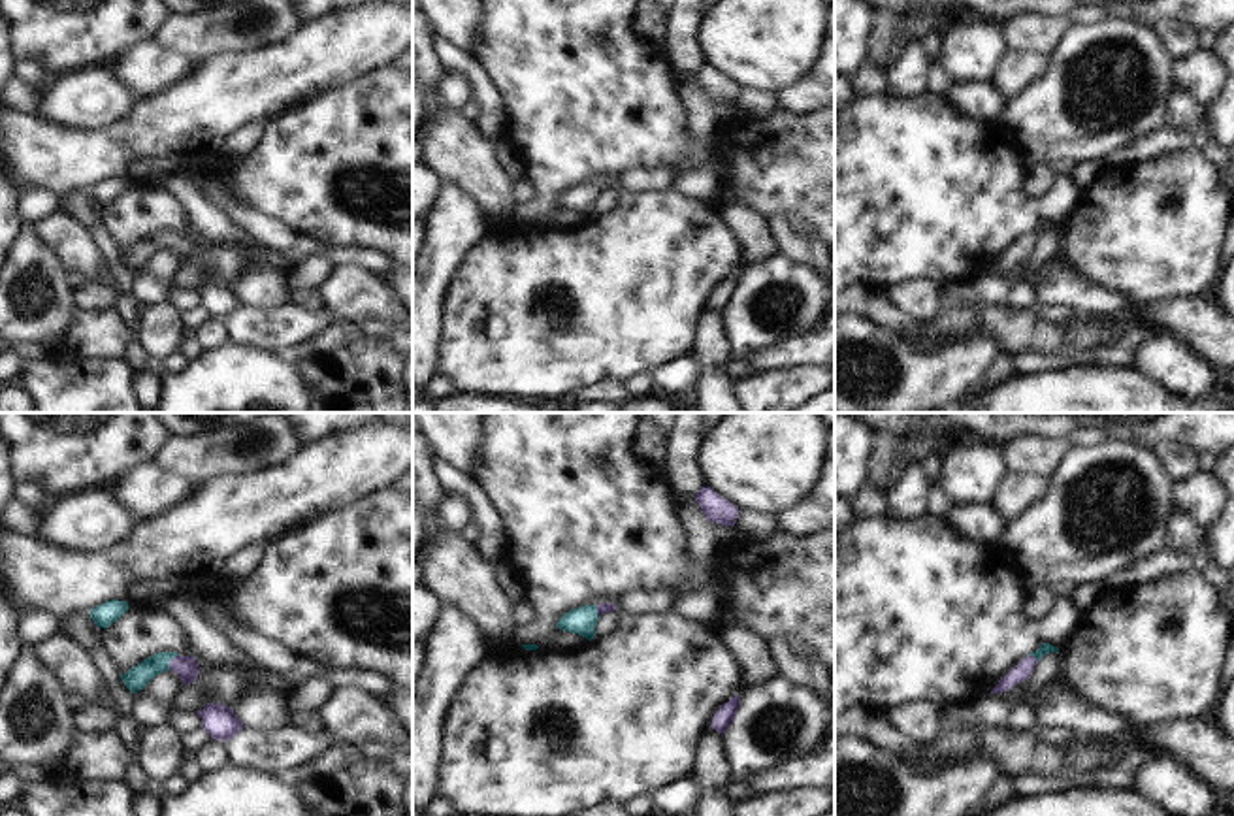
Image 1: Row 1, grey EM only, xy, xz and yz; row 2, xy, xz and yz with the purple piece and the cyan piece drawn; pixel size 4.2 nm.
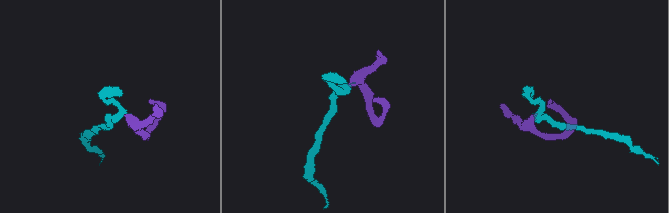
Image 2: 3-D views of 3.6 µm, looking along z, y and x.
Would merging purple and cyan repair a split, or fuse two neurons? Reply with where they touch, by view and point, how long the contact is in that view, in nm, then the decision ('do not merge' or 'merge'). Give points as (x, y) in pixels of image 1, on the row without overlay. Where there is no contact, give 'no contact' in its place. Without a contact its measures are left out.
contact xy (170, 240); length 90 nm; merge

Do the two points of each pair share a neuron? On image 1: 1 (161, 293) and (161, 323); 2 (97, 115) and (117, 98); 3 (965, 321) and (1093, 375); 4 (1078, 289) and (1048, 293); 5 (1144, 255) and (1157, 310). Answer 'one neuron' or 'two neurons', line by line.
1: two neurons
2: one neuron
3: two neurons
4: one neuron
5: two neurons

